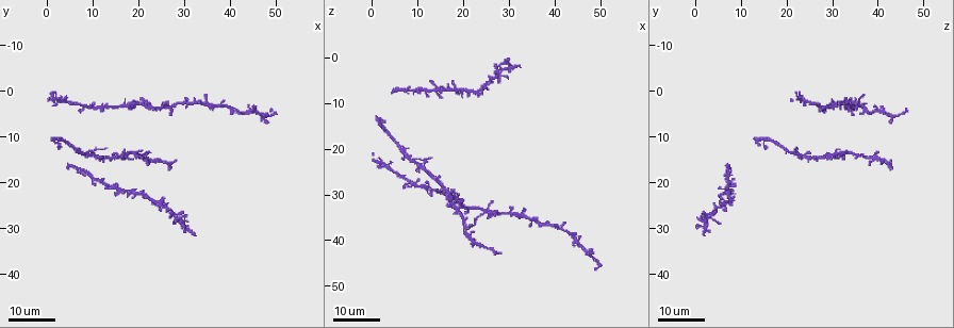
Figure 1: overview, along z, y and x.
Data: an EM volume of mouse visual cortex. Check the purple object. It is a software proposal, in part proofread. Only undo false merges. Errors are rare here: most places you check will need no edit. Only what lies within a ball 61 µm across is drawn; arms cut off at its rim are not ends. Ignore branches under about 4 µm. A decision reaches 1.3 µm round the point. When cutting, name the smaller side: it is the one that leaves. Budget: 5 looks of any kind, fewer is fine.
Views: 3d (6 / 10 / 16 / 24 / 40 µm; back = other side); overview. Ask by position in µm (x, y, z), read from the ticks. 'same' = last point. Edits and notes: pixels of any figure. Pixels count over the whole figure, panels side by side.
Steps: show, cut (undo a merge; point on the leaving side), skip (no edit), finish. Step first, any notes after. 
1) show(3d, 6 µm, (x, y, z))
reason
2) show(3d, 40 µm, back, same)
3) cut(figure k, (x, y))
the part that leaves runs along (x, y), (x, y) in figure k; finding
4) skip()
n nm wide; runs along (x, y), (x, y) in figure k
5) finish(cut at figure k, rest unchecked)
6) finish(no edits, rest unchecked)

show(3d, 24 µm, (17.0, 13.0, 30.5))

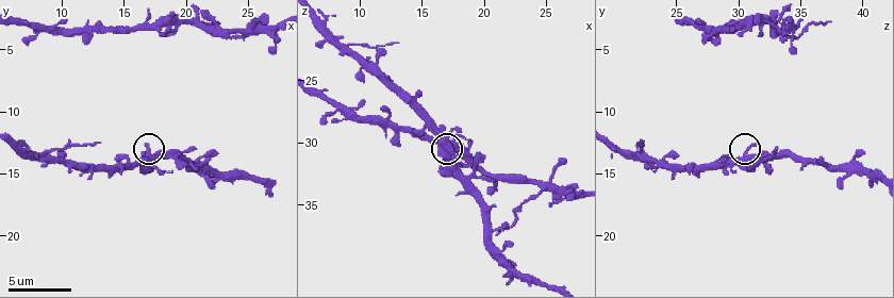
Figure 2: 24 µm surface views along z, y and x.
show(3d, 10 µm, same)
zoom in

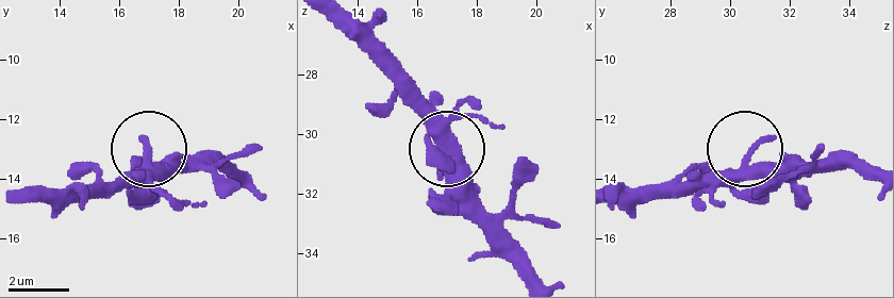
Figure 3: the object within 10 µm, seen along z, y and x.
skip()
all the same cell

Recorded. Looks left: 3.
show(3d, 10 µm, (20.0, 14.4, 37.4))
calibre changes

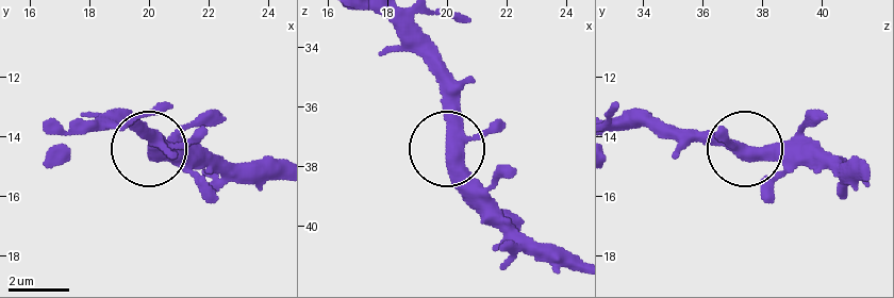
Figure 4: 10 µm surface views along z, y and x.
skip()
370 nm wide; runs along (388, 22), (436, 83), (452, 160), (500, 210) in figure 4; one cell here

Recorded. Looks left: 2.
show(3d, 6 µm, (10.6, 14.0, 23.6))
looks like a crossing

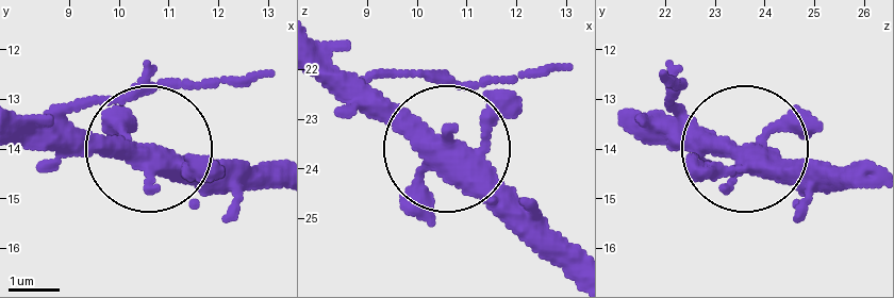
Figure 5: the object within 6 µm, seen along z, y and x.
skip()
side arm 60 µm; runs along (137, 167), (137, 146), (22, 146) in figure 5; one cell here

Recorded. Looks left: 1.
finish(no edits, rest unchecked)

